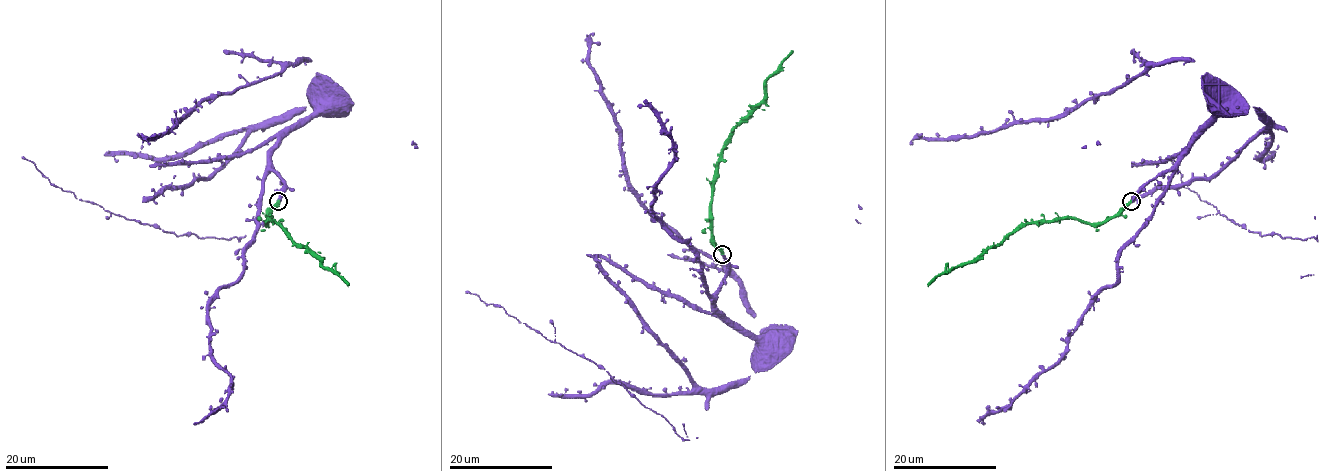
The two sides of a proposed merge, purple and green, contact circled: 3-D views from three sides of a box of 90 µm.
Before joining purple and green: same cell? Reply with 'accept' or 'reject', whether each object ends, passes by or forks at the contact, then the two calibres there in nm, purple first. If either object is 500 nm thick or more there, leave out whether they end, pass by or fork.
accept | purple ends | green ends | 440/480 nm

